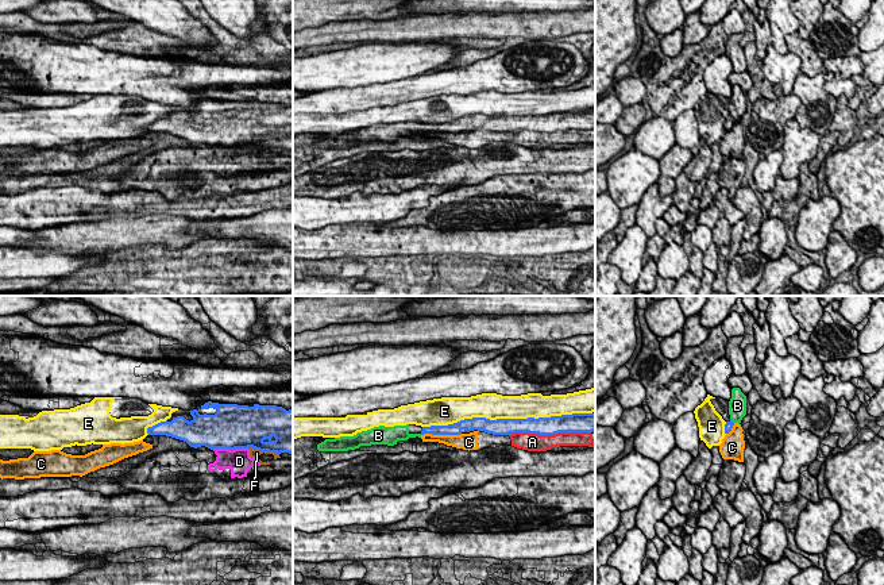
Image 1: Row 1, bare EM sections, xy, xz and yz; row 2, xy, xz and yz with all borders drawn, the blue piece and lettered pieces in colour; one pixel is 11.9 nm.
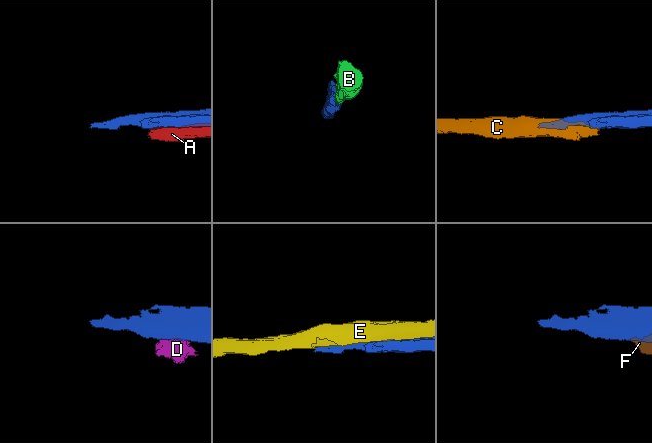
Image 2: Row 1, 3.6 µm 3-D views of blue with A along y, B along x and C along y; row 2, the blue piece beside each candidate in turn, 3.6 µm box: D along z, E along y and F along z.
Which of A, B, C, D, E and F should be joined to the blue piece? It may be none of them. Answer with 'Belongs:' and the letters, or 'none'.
Belongs: B

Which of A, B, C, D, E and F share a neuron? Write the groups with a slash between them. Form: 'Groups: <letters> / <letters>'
Groups: A C / B / D F / E

